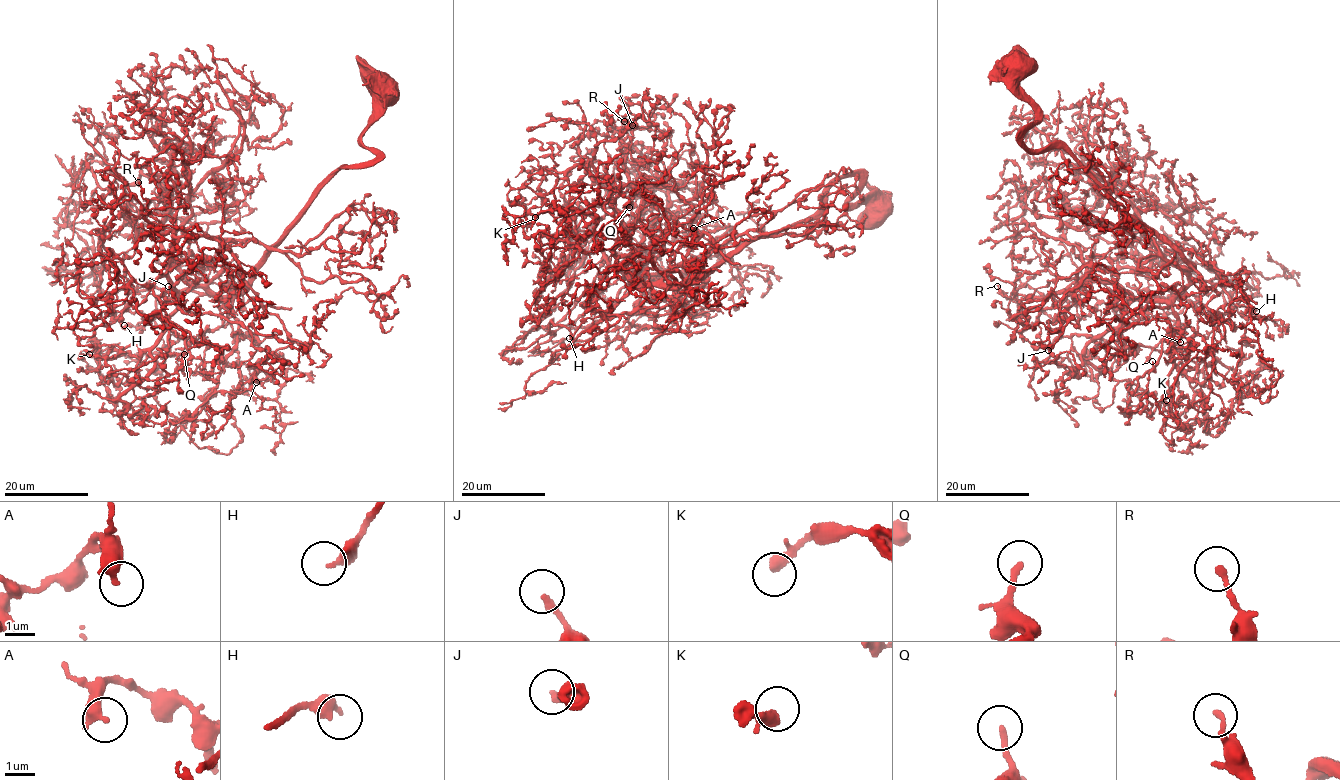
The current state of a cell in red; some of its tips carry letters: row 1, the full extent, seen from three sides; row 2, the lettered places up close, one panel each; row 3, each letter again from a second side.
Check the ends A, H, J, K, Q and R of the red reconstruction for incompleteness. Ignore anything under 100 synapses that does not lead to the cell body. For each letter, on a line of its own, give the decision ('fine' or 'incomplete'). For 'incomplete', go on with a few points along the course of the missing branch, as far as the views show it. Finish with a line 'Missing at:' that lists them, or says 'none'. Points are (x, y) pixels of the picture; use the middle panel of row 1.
A: fine
H: fine
J: fine
K: fine
Q: fine
R: fine
Missing at: none

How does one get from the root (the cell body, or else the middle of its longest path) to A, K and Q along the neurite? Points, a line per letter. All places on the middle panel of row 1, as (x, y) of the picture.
A: (876, 210), (848, 203), (856, 176), (838, 178), (813, 214), (681, 286), (650, 251), (693, 228)
K: (876, 210), (838, 178), (806, 218), (669, 287), (636, 286), (612, 237), (571, 243), (535, 217)
Q: (876, 210), (848, 203), (856, 176), (838, 178), (806, 218), (669, 287), (625, 274), (605, 179), (629, 207)

